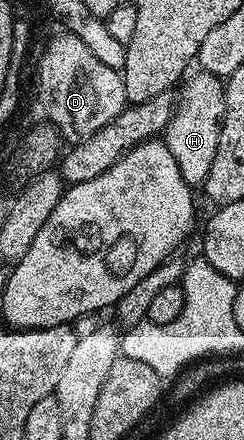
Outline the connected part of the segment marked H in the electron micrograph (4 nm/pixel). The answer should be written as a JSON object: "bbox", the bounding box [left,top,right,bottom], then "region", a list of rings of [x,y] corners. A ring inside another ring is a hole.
{"bbox":[165,70,225,186],"region":[[[202,70],[196,73],[196,76],[188,75],[182,81],[171,121],[165,129],[165,143],[169,146],[169,154],[173,154],[177,170],[181,170],[181,178],[185,178],[185,182],[192,186],[202,185],[213,166],[213,158],[217,158],[217,142],[221,138],[225,114],[224,81]]]}

